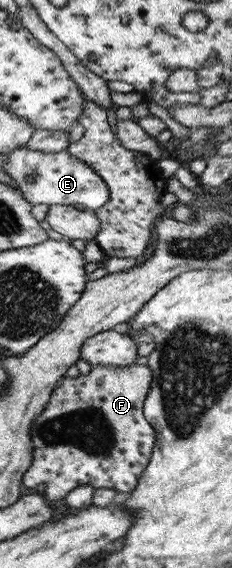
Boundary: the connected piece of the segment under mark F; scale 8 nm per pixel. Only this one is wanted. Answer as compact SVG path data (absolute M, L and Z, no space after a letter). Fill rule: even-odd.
M143 360L122 367L93 365L88 374L79 374L76 378L64 376L52 389L43 411L29 425L32 457L21 477L23 491L35 492L37 486L43 484L43 492L39 495L49 504L65 498L67 492L85 484L93 489L131 492L142 476L156 443L155 428L142 416L143 400L151 380L151 372Z

